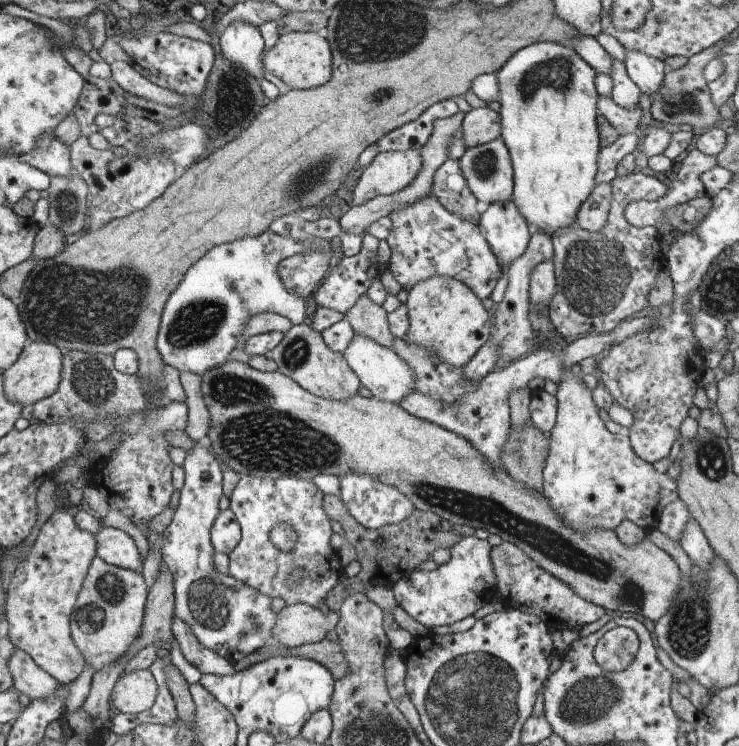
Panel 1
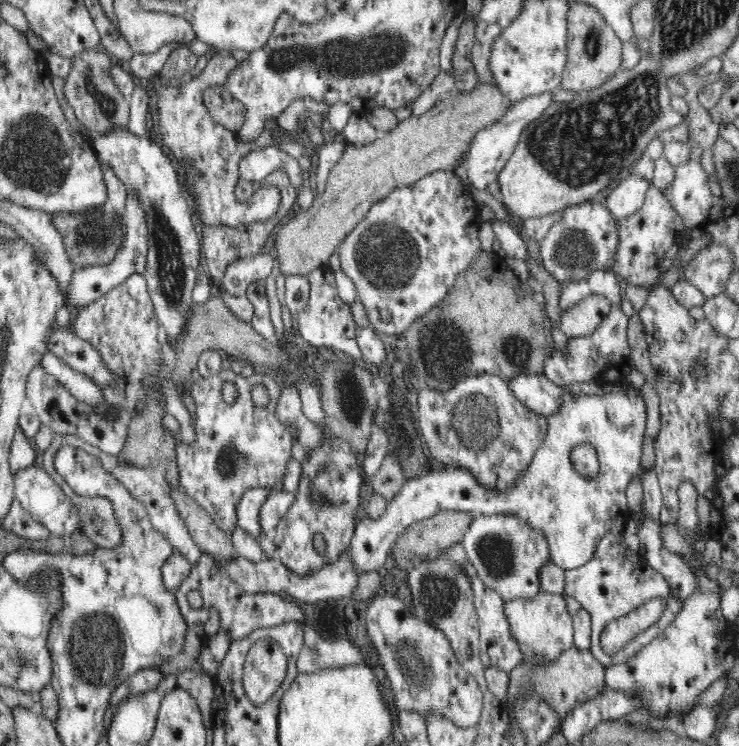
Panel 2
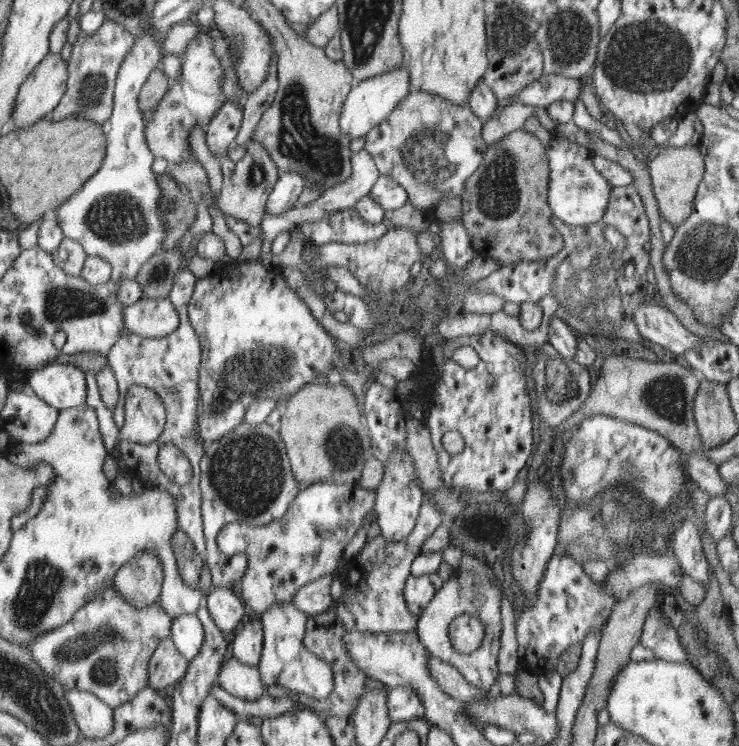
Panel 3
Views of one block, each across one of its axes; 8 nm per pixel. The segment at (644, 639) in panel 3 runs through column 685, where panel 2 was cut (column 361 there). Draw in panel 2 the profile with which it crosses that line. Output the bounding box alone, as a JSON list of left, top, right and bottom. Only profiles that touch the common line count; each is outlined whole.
[297,625,362,673]

